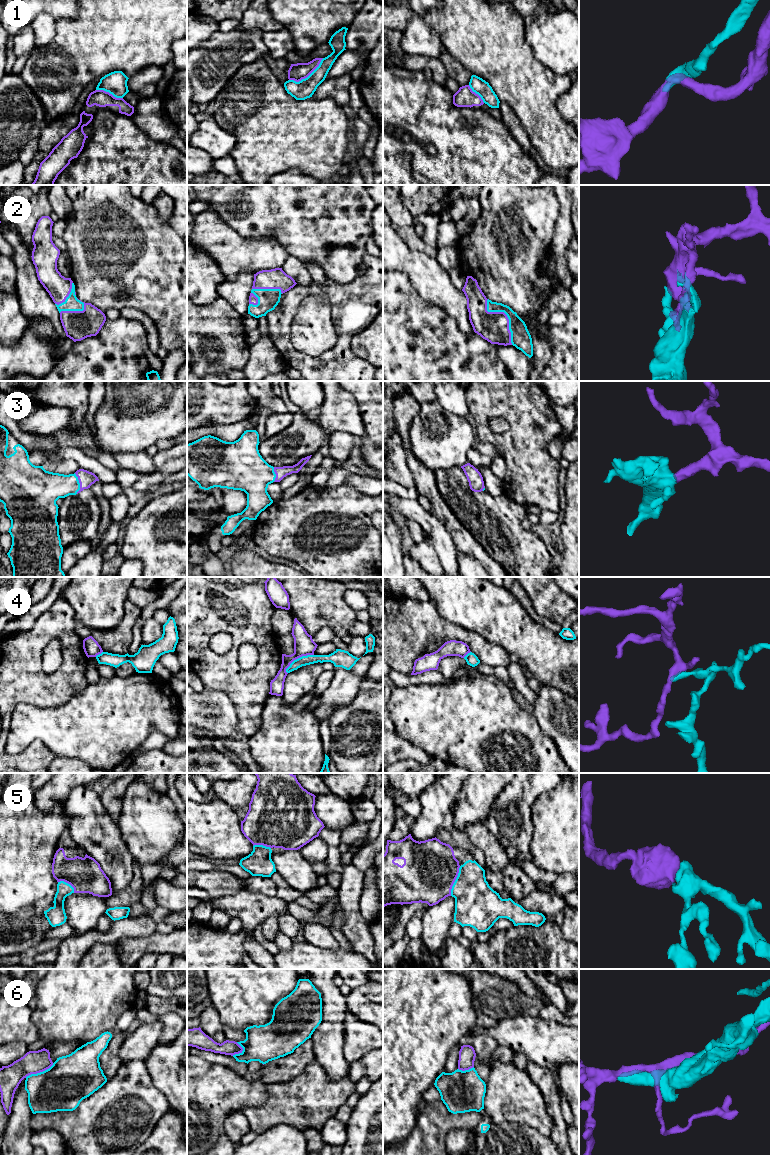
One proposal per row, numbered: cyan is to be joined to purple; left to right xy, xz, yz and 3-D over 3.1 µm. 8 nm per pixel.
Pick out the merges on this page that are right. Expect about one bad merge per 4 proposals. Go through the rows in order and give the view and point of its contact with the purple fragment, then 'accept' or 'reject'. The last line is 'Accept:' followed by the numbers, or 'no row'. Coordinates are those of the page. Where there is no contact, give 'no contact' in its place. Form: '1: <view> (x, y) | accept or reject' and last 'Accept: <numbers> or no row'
1: xz (307, 76) | reject
2: yz (506, 315) | accept
3: xy (79, 482) | accept
4: xz (298, 657) | reject
5: yz (454, 881) | accept
6: xy (39, 1072) | accept
Accept: 2, 3, 5, 6

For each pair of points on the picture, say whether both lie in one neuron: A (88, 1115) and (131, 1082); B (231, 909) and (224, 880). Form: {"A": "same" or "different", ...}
{"A": "same", "B": "different"}

